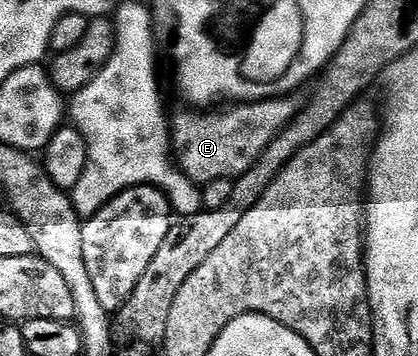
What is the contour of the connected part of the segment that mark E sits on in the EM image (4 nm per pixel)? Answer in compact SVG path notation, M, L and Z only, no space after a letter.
M295 98L235 102L227 106L231 108L219 108L216 112L191 110L195 112L172 115L169 148L179 171L189 177L191 183L200 186L218 180L234 181L245 175L280 132L299 115L301 104L291 99Z

